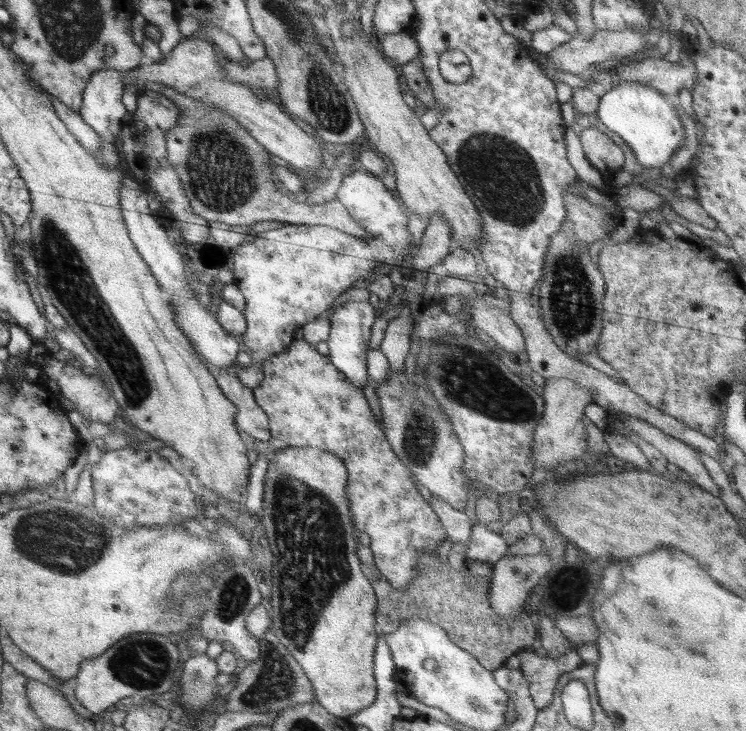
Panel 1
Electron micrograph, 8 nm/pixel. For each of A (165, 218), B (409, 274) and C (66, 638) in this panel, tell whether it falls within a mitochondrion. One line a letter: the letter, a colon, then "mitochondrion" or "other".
A: other
B: other
C: other

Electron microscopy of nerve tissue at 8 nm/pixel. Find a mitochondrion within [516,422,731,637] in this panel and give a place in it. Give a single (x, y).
(570, 586)

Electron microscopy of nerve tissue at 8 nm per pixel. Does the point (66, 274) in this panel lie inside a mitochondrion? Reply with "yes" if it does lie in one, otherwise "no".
yes

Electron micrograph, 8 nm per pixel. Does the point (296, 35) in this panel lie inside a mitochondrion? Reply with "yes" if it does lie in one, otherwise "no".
yes

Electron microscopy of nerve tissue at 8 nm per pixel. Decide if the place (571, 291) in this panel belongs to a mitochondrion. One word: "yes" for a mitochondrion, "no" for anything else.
yes

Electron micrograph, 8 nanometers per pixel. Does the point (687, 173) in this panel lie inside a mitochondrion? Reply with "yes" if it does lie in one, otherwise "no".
no

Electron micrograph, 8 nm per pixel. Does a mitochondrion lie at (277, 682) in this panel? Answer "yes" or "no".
yes

